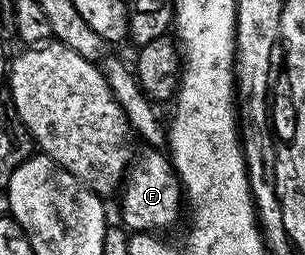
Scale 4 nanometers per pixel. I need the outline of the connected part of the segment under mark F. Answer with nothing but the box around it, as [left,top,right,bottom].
[118,149,185,232]

